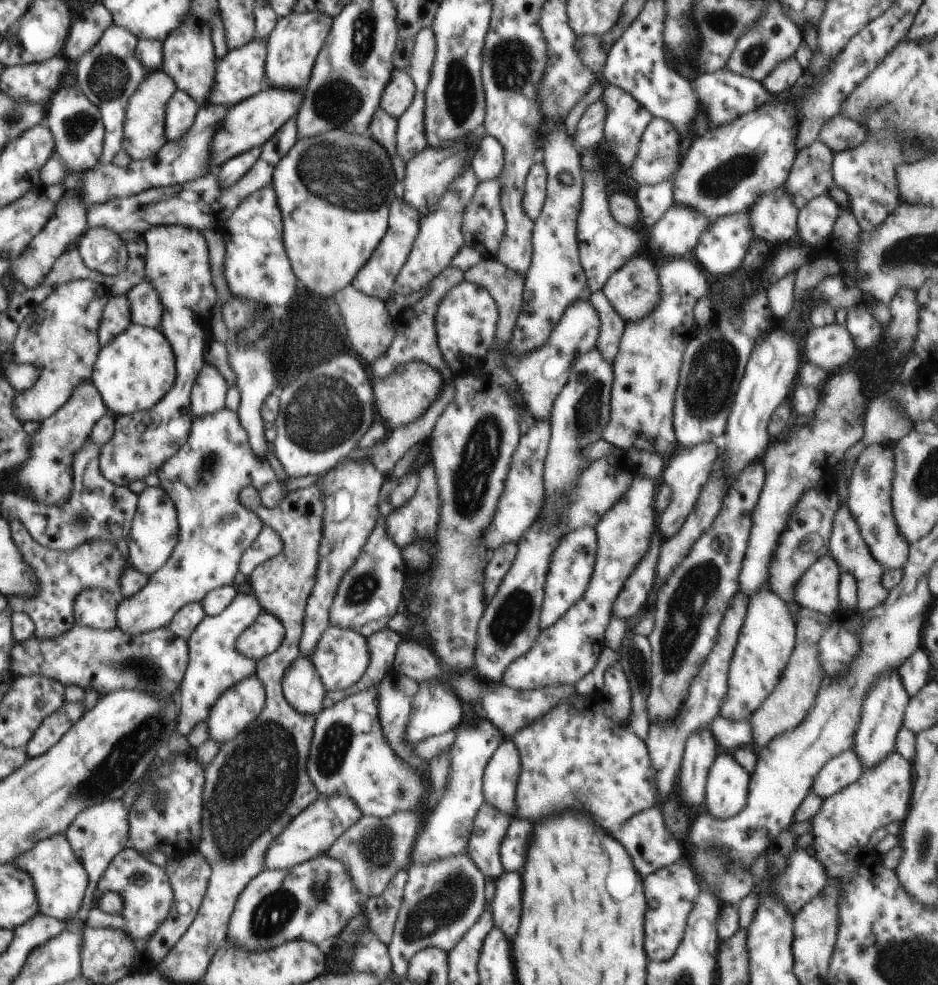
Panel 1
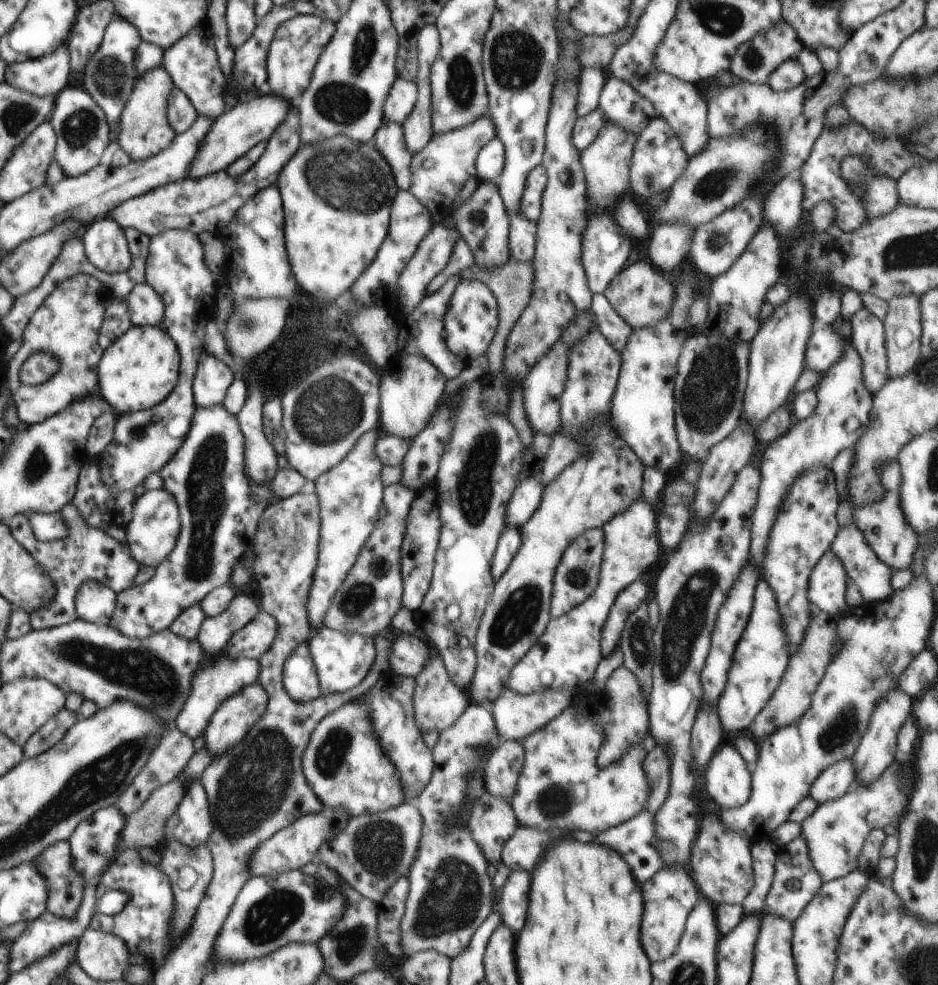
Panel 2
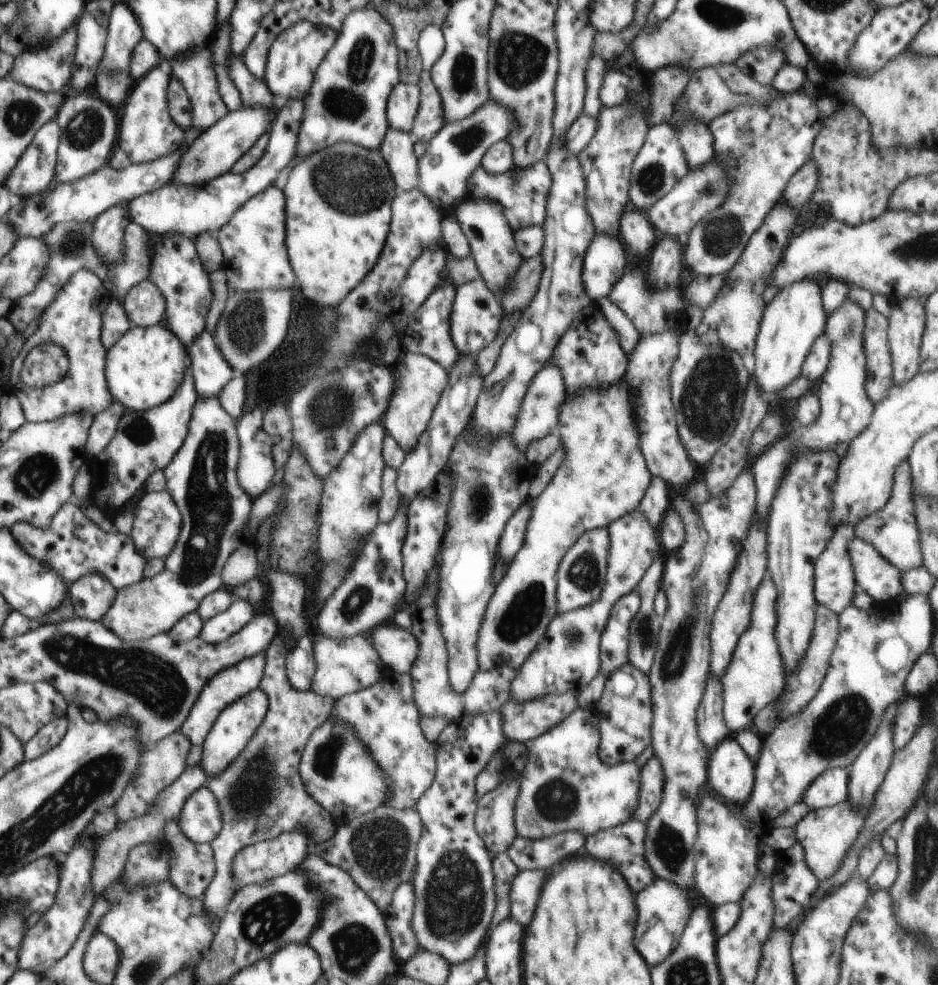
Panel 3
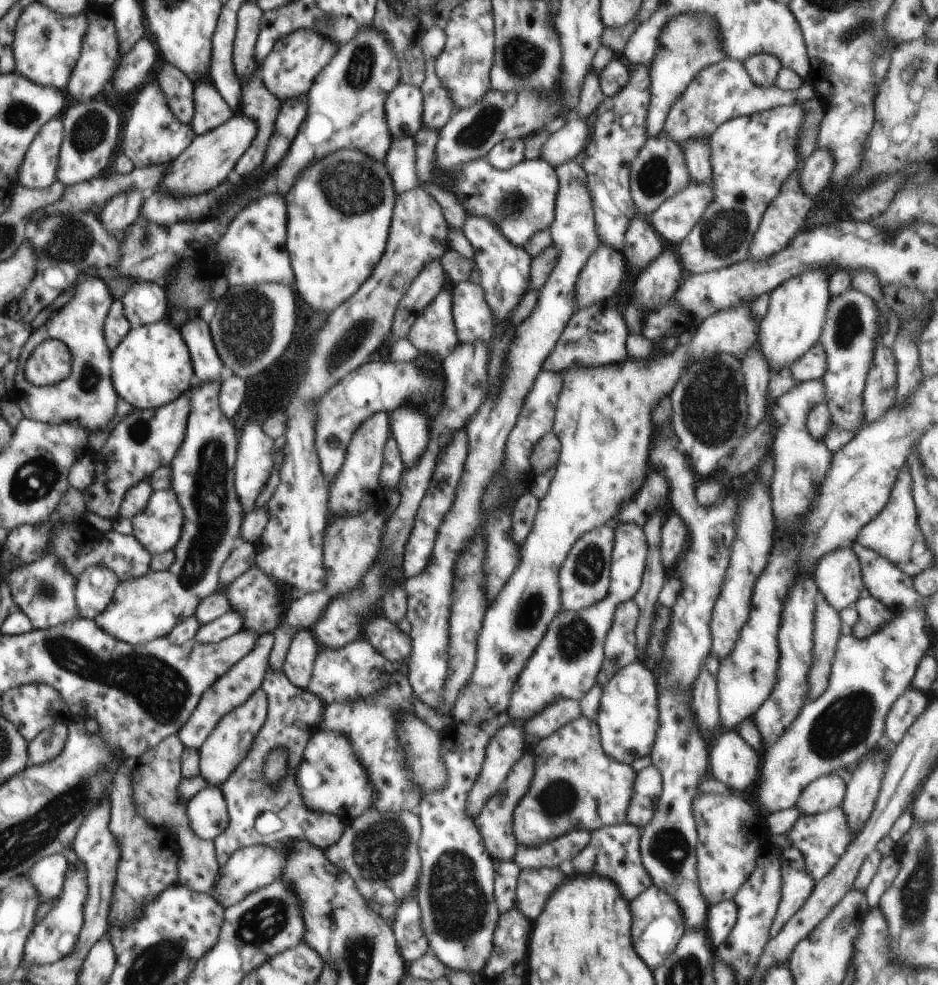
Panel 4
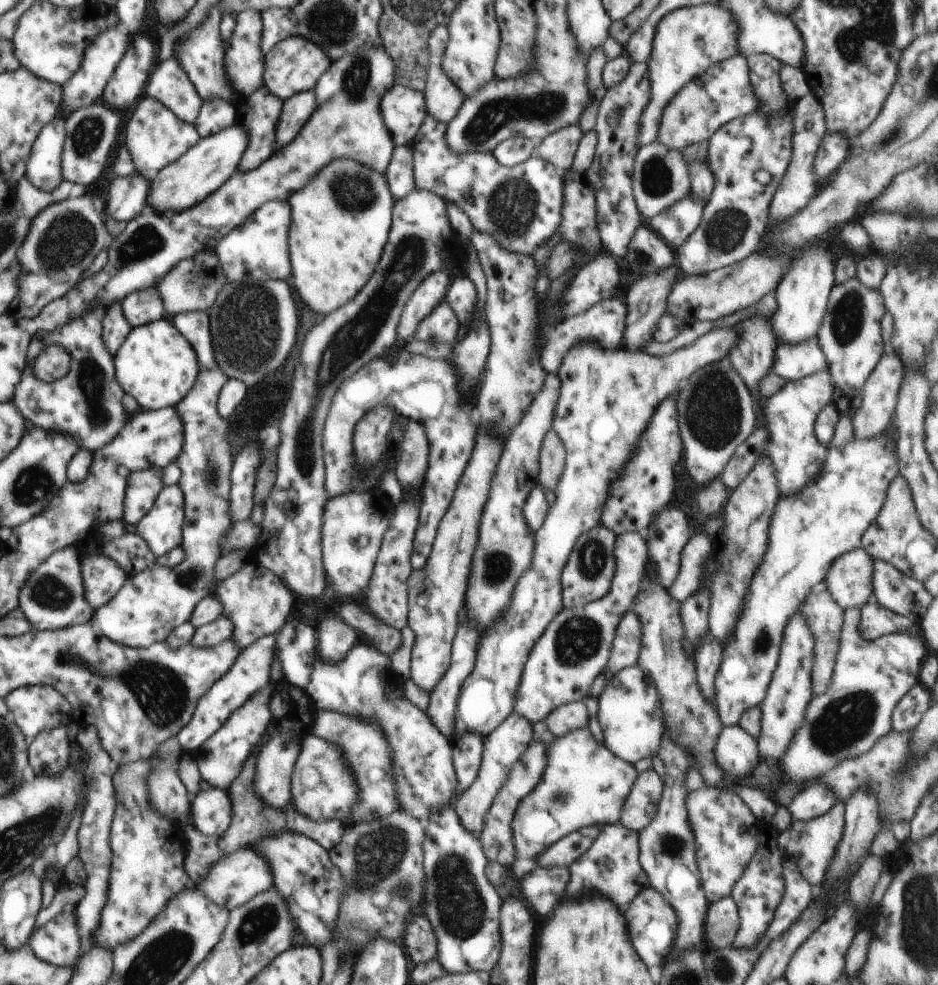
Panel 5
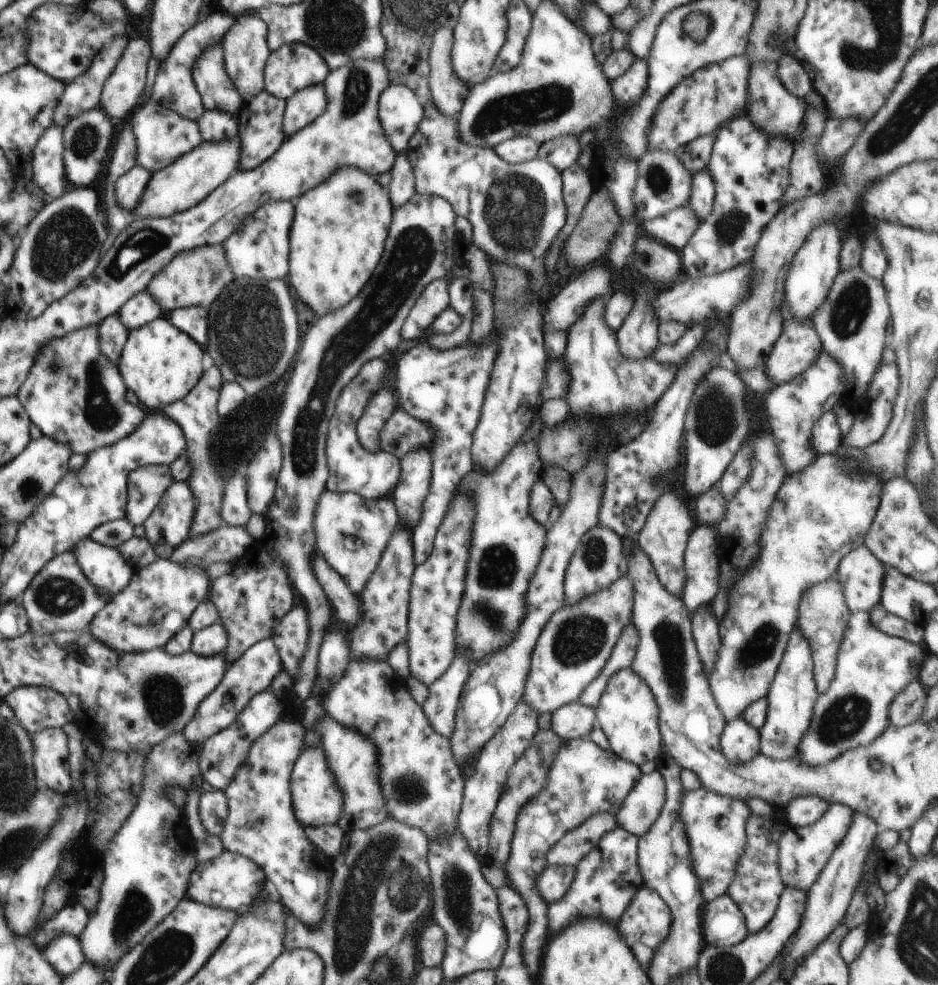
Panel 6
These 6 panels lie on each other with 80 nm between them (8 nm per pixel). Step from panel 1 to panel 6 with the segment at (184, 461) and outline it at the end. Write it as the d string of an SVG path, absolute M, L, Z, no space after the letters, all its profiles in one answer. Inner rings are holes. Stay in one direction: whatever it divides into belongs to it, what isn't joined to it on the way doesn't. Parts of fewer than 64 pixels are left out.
M216 365L210 366L210 368L206 368L206 371L203 372L198 384L184 398L170 403L162 410L168 418L171 418L180 426L187 442L187 450L184 458L188 460L189 478L186 481L189 482L189 487L194 493L197 504L195 520L191 526L192 537L206 534L226 524L220 514L226 483L218 478L218 474L216 474L216 470L212 466L210 454L208 454L208 438L218 424L219 414L217 411L217 402L223 384L224 380L220 369ZM157 558L134 572L129 585L92 619L88 629L97 641L121 653L164 649L166 643L187 626L196 607L208 599L210 589L205 568Z

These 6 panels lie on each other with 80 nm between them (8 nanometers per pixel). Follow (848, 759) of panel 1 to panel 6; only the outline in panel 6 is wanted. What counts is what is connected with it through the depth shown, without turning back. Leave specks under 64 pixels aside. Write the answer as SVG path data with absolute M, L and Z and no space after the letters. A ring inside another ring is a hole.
M816 795L798 797L786 806L786 823L800 828L816 822L830 806L829 802Z

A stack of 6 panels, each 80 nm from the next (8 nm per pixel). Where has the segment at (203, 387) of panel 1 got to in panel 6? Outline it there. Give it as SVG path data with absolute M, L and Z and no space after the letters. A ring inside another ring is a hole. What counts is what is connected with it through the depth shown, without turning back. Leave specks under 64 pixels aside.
M203 306L177 308L166 315L178 330L188 334L205 350L208 340L208 312Z

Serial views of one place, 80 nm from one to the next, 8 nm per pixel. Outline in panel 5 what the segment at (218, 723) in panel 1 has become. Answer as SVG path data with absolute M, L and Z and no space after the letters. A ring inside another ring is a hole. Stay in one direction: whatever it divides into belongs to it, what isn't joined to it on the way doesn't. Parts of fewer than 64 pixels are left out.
M273 684L257 690L228 720L194 753L201 778L216 788L228 792L231 782L240 774L244 763L253 754L253 748L267 732L272 713L269 707Z

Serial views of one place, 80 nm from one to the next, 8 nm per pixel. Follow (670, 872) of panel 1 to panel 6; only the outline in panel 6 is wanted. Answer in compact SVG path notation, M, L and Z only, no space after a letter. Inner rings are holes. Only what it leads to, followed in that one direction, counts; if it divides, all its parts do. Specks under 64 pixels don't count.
M643 886L640 892L632 898L630 906L626 908L626 912L622 914L622 918L618 922L618 932L624 938L624 942L630 946L632 954L636 956L636 960L640 960L642 966L648 966L654 950L668 936L671 924L672 915L670 907L655 890Z

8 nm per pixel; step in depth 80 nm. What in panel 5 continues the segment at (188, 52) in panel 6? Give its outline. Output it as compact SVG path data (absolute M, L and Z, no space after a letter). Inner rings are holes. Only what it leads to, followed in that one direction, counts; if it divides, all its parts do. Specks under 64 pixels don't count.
M174 55L155 68L145 92L145 96L162 103L189 123L195 122L203 105L203 98Z

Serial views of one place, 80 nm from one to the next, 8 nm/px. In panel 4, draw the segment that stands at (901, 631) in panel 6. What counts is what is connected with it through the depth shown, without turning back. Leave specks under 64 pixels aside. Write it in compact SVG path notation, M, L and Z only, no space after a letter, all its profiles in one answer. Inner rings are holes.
M864 589L854 606L858 611L858 622L854 630L855 637L865 639L885 627L895 617L895 612L884 606Z

